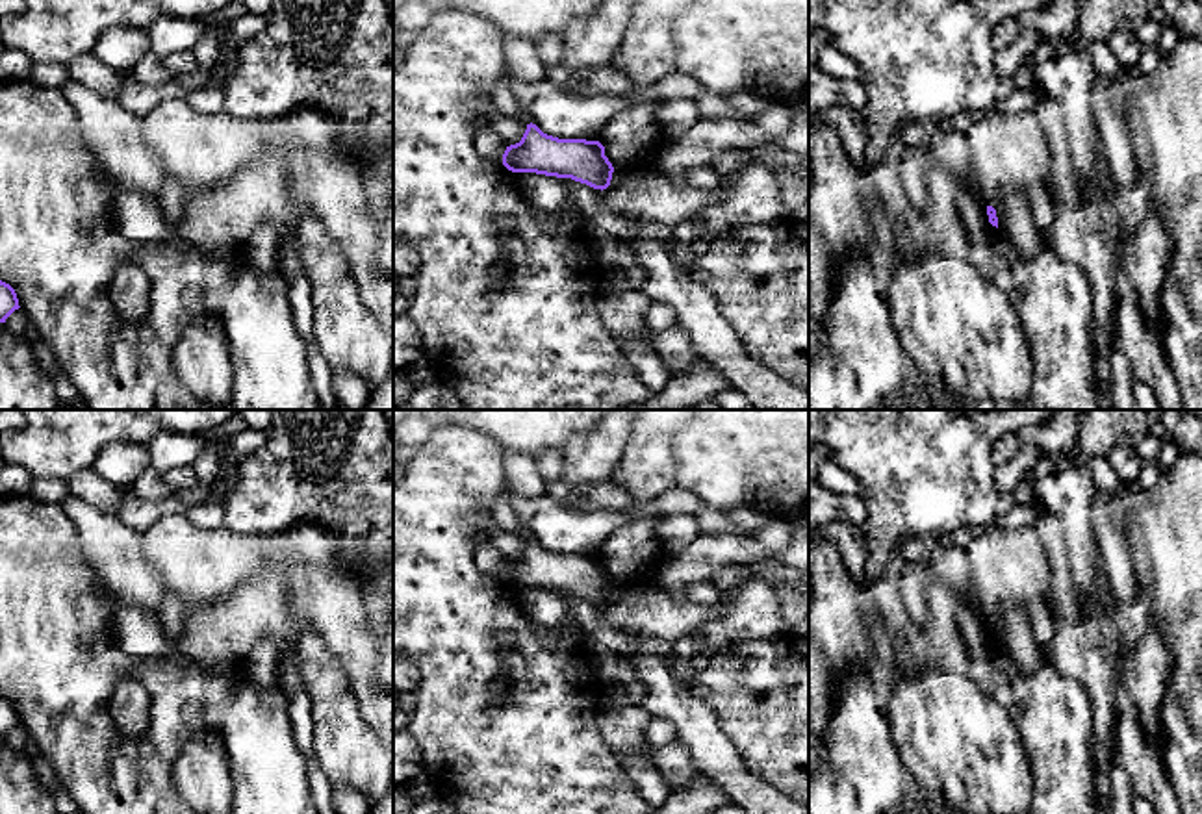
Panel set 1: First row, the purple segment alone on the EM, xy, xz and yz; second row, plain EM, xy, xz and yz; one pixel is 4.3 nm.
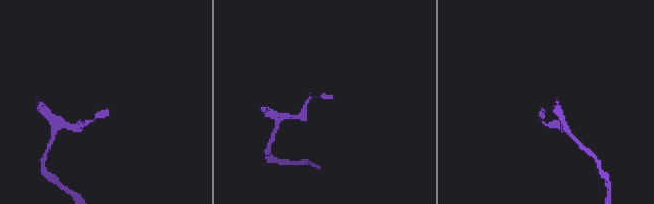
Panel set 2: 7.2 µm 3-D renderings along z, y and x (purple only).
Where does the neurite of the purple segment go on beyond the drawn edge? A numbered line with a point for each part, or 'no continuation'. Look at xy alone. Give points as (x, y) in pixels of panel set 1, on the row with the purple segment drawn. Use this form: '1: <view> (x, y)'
no continuation

